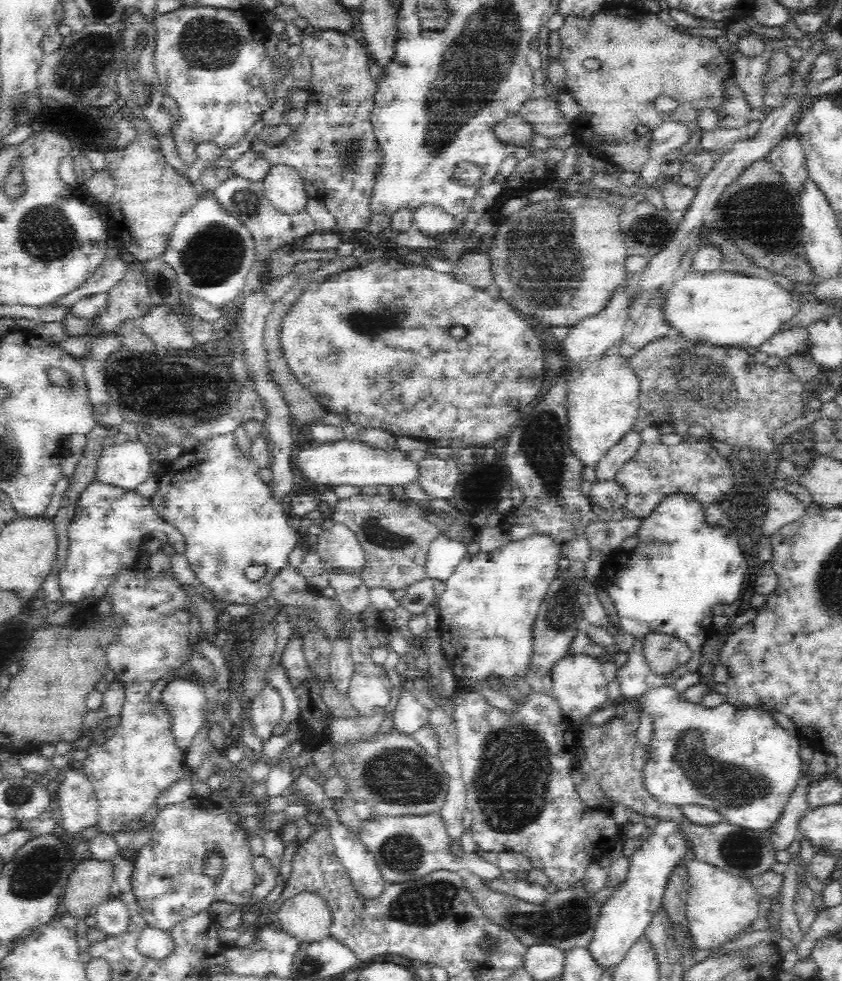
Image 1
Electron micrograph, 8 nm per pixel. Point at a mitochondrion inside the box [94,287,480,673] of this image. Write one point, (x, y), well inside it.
(138, 388)

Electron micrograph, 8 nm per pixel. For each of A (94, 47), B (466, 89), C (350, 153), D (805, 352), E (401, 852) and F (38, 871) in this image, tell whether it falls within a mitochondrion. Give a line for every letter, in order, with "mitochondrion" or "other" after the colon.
A: mitochondrion
B: mitochondrion
C: mitochondrion
D: other
E: mitochondrion
F: mitochondrion

